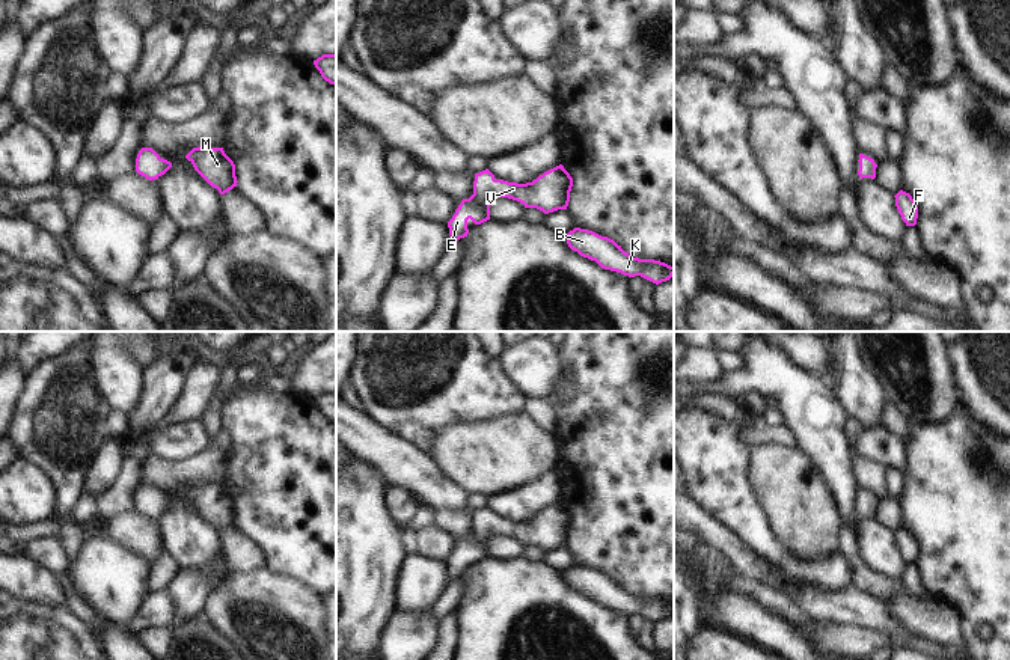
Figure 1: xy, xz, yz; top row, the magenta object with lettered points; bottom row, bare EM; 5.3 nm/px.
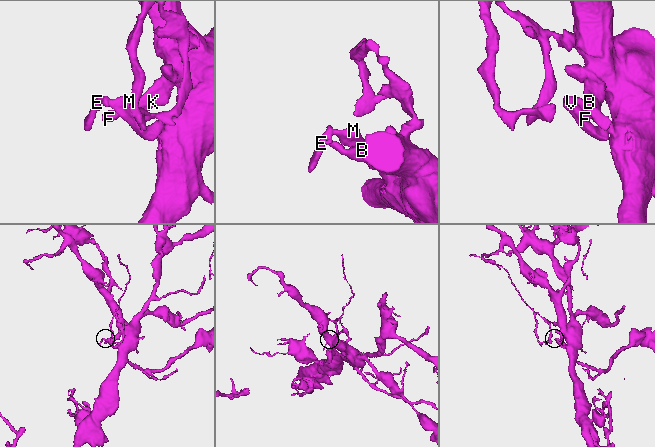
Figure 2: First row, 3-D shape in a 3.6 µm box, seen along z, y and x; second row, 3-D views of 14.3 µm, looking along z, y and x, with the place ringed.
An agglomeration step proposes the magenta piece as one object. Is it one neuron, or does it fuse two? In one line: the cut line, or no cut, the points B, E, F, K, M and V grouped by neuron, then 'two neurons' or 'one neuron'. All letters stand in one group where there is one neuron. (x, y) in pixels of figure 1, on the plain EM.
no cut; B E F K M V; one neuron

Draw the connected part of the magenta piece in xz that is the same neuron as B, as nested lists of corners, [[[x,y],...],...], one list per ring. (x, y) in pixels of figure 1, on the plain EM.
[[[574,565],[567,573],[567,582],[580,594],[595,598],[601,606],[629,615],[641,613],[656,622],[674,613],[674,604],[654,598],[630,594],[614,577],[592,568]]]

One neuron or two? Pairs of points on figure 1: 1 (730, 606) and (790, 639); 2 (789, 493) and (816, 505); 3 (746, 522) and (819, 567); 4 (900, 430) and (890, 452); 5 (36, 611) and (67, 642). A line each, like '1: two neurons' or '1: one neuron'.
1: one neuron
2: one neuron
3: one neuron
4: two neurons
5: one neuron

